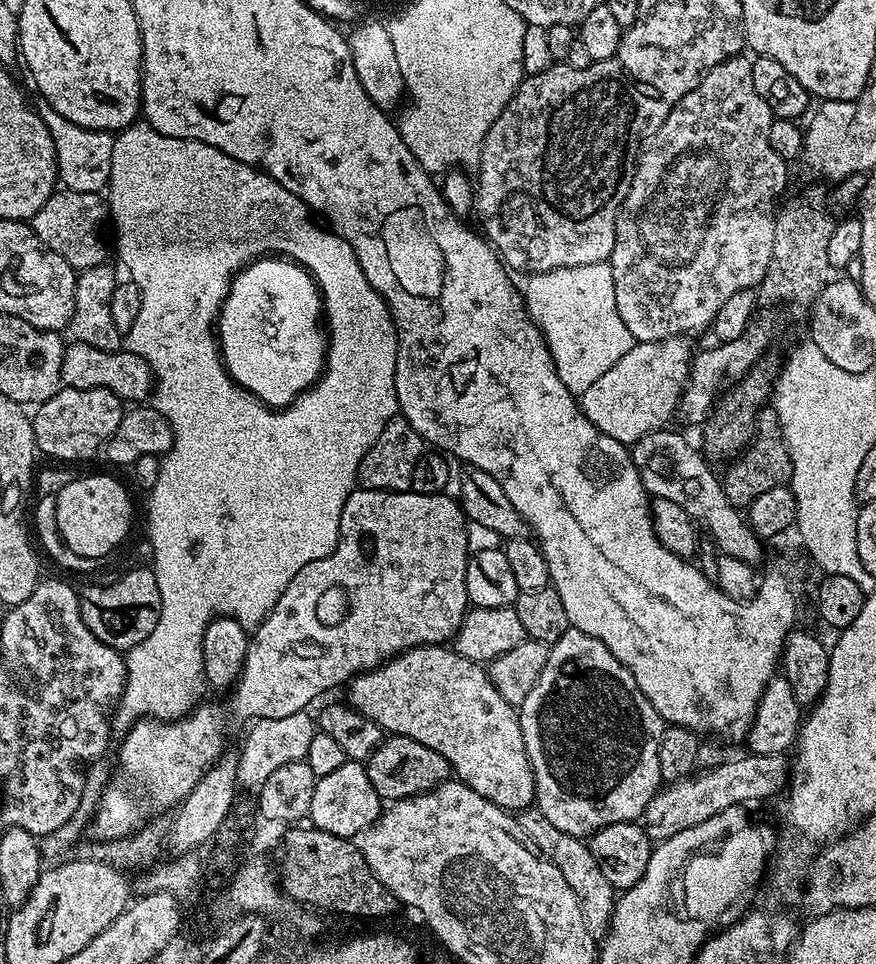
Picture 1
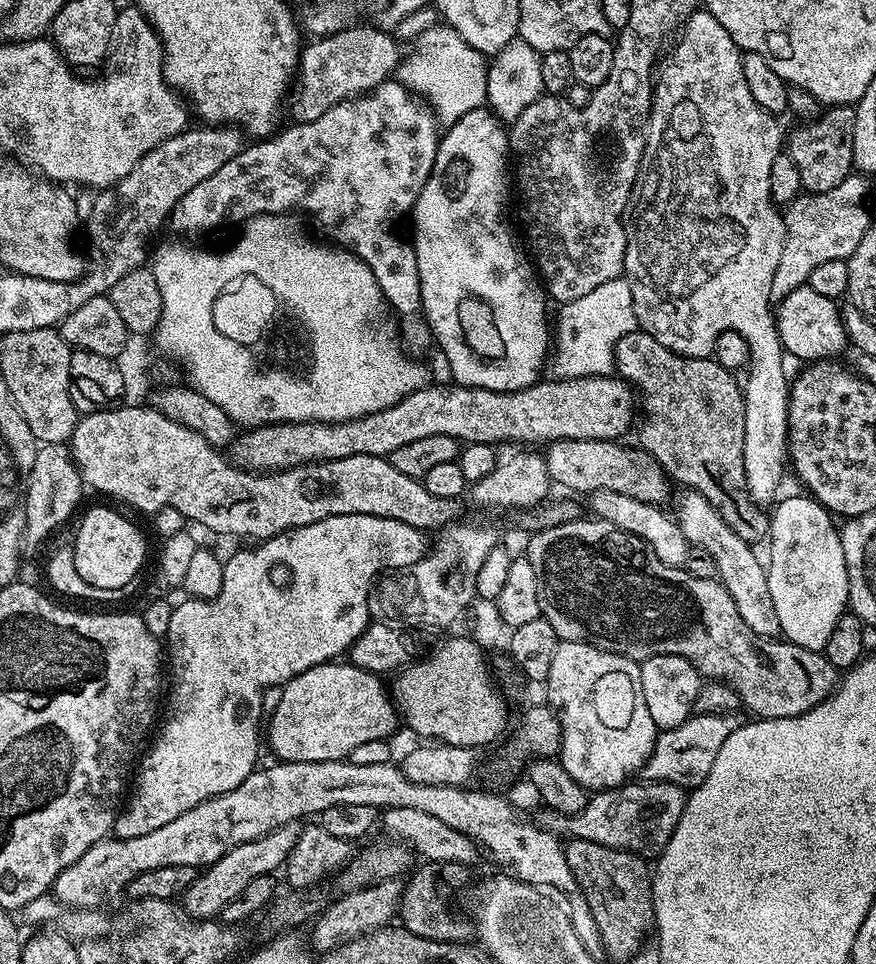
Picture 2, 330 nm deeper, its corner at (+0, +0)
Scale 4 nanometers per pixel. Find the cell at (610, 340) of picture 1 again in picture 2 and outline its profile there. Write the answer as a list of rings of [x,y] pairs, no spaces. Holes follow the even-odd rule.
[[[620,277],[618,279],[610,279],[604,282],[601,286],[598,286],[597,289],[592,290],[589,294],[583,295],[582,298],[575,299],[572,303],[566,303],[561,305],[559,309],[561,312],[558,316],[558,324],[554,326],[554,336],[556,332],[556,348],[554,344],[554,355],[552,358],[552,363],[554,362],[553,372],[559,379],[572,379],[574,377],[588,377],[588,376],[604,376],[611,375],[615,369],[615,355],[616,355],[616,346],[626,334],[633,332],[637,329],[636,315],[633,310],[633,295],[630,294],[629,282],[625,277]]]

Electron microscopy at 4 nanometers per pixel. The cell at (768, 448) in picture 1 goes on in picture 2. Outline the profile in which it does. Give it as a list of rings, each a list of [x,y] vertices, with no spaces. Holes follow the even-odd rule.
[[[635,330],[626,334],[616,346],[615,355],[615,371],[619,373],[623,379],[627,380],[629,384],[633,385],[635,391],[638,393],[638,408],[642,413],[644,412],[644,421],[640,424],[640,441],[639,447],[646,450],[657,462],[660,463],[661,468],[668,473],[673,481],[681,480],[685,485],[685,489],[701,492],[706,499],[711,500],[716,505],[717,509],[722,513],[724,521],[741,538],[749,542],[755,541],[756,532],[763,533],[769,527],[770,516],[767,511],[761,510],[757,505],[753,504],[751,498],[748,496],[748,489],[744,485],[744,466],[742,464],[742,438],[746,438],[746,414],[744,413],[744,389],[741,381],[736,381],[731,371],[724,368],[716,361],[715,358],[694,358],[693,356],[679,356],[678,353],[672,352],[666,346],[662,346],[662,342],[658,342],[650,334]]]

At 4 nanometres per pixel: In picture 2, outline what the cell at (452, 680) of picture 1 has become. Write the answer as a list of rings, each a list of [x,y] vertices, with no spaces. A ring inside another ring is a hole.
[[[329,662],[319,664],[279,689],[276,709],[268,720],[268,744],[277,761],[280,762],[330,762],[343,760],[362,742],[388,740],[398,724],[398,709],[393,697],[384,689],[379,675],[367,672],[351,662]]]

